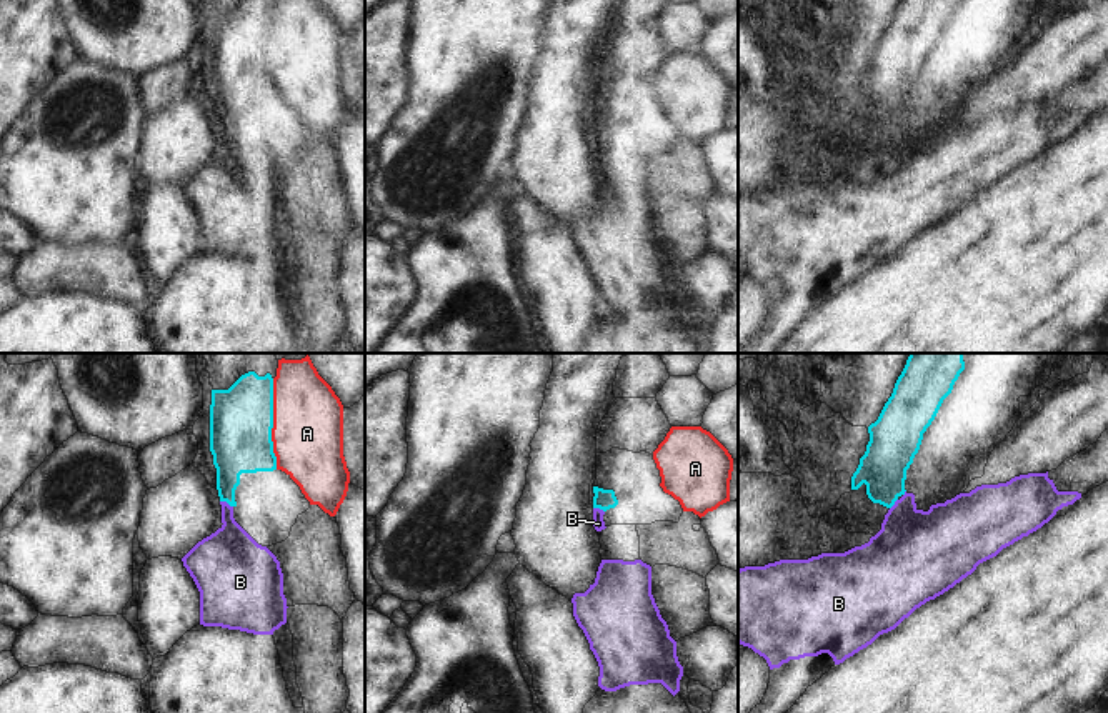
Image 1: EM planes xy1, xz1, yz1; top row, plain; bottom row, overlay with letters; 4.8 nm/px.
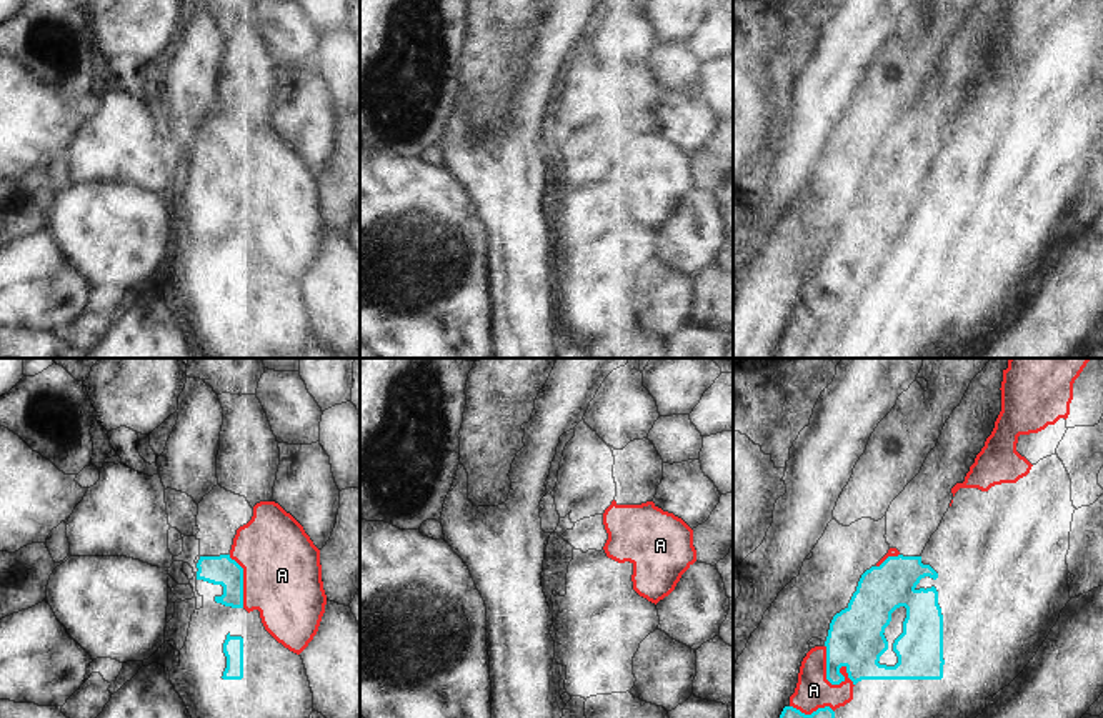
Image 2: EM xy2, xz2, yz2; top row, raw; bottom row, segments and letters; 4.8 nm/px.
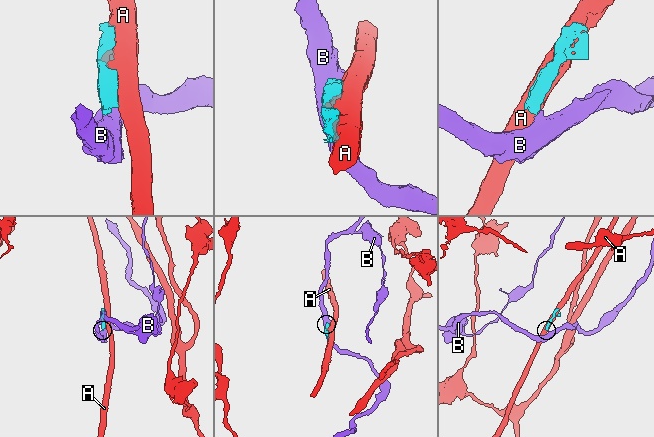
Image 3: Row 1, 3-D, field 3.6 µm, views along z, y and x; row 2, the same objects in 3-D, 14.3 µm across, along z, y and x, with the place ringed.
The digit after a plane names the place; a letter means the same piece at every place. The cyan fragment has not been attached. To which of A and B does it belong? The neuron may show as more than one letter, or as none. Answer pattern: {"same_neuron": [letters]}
{"same_neuron": []}

